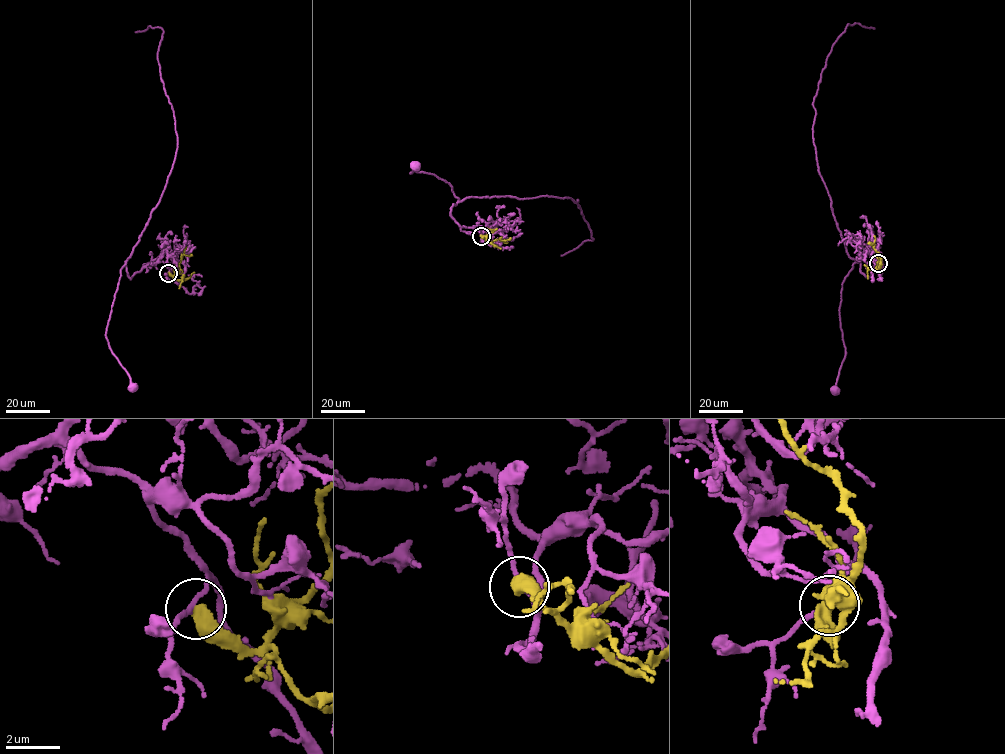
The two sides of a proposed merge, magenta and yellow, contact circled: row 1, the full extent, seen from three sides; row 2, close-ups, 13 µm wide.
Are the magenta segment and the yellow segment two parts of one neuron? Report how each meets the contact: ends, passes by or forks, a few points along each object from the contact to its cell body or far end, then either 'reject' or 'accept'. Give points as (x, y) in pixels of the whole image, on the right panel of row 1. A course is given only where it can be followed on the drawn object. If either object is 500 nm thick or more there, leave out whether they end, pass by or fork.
magenta passes by; yellow ends there; magenta runs (877, 263), (871, 253), (877, 264), (869, 276), (855, 262), (842, 282), (839, 312), (845, 353), (834, 389); yellow runs (877, 263), (878, 253), (873, 243), (868, 243); reject

